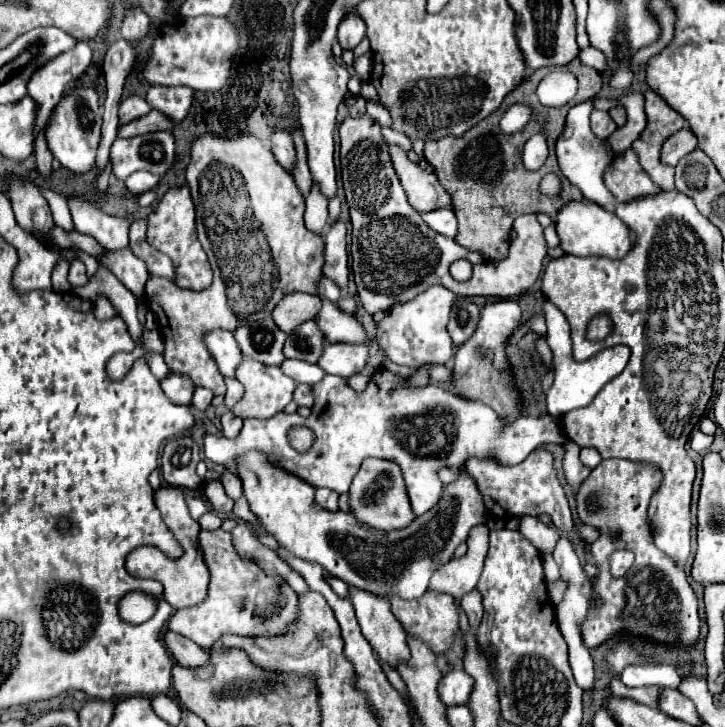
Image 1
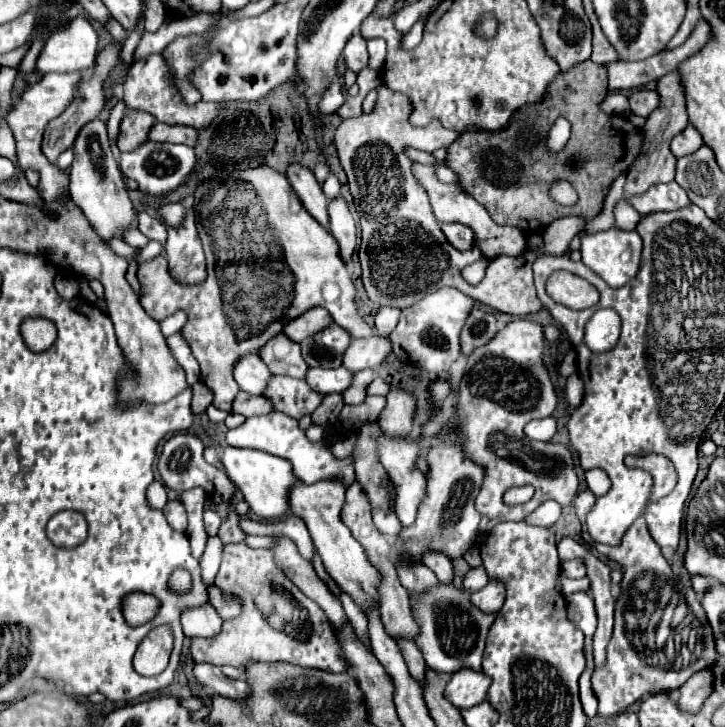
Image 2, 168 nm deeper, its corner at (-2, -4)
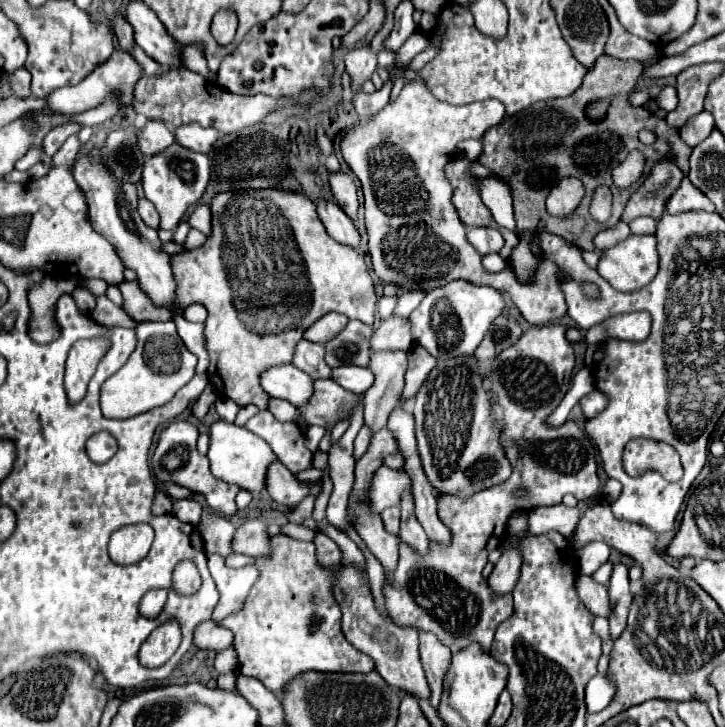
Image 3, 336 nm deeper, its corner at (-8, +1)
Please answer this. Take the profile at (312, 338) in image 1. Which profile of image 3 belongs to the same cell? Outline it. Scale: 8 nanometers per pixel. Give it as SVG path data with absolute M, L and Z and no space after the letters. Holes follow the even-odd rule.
M350 320L340 332L340 336L334 336L324 344L324 360L330 368L334 366L344 366L344 364L354 364L354 366L368 366L370 360L370 350L368 350L368 340L372 336L372 326L366 326L360 320Z

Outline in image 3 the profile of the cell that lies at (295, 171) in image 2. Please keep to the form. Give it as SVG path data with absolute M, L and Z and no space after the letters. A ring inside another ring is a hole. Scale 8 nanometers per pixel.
M318 198L316 200L316 212L318 212L318 218L324 224L326 232L334 240L338 240L340 244L348 244L352 248L358 248L360 234L358 234L354 222L340 210L340 206L336 202Z

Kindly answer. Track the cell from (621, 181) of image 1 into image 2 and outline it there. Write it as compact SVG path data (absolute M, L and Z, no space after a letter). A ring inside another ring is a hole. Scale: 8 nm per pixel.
M676 181L654 185L654 189L648 189L644 197L632 197L630 205L638 209L638 213L658 213L658 211L676 211L690 205L690 199L686 191L682 191Z

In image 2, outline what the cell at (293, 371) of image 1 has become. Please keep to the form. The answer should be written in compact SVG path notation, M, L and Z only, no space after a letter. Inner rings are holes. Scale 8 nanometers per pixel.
M346 367L310 369L310 373L306 375L306 381L310 387L318 389L318 393L330 395L330 393L344 393L350 387L352 377L354 373L350 373Z

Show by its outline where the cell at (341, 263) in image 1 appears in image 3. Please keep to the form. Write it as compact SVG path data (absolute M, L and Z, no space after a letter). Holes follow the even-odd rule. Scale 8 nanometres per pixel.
M344 172L330 174L330 188L338 206L346 212L346 216L350 216L356 222L358 220L358 194L356 194L356 184L352 176Z

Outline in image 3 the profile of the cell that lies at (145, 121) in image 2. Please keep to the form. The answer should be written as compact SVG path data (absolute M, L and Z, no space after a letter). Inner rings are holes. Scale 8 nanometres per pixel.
M148 120L142 128L136 130L136 138L138 138L138 148L140 152L144 152L144 156L152 156L174 144L172 130L160 120Z

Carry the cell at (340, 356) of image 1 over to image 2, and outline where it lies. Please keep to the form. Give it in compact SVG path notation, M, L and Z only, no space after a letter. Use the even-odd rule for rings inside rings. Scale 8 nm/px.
M374 333L366 339L352 339L350 347L344 353L344 367L350 371L374 369L384 363L384 359L392 353L390 337L382 337Z

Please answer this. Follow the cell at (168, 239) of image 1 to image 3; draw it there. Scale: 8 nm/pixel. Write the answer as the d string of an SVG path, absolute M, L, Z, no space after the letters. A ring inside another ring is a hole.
M190 230L188 232L188 238L186 238L186 242L184 242L184 250L196 250L196 248L200 248L202 244L204 244L204 240L206 240L206 234L202 234L200 230Z

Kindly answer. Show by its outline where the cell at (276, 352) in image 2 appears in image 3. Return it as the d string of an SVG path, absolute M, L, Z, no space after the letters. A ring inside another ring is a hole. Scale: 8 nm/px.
M304 338L296 344L292 366L306 372L310 378L330 378L330 368L324 364L322 344L312 344Z

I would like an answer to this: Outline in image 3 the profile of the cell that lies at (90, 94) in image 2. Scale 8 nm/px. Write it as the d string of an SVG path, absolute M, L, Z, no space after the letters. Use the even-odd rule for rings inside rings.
M68 122L68 124L62 124L62 126L58 126L58 128L52 128L52 132L48 132L48 136L44 138L44 144L42 144L44 154L46 154L48 158L52 158L52 156L60 150L60 146L64 144L64 140L66 140L68 136L78 134L80 130L82 130L82 126L76 124L76 122Z

